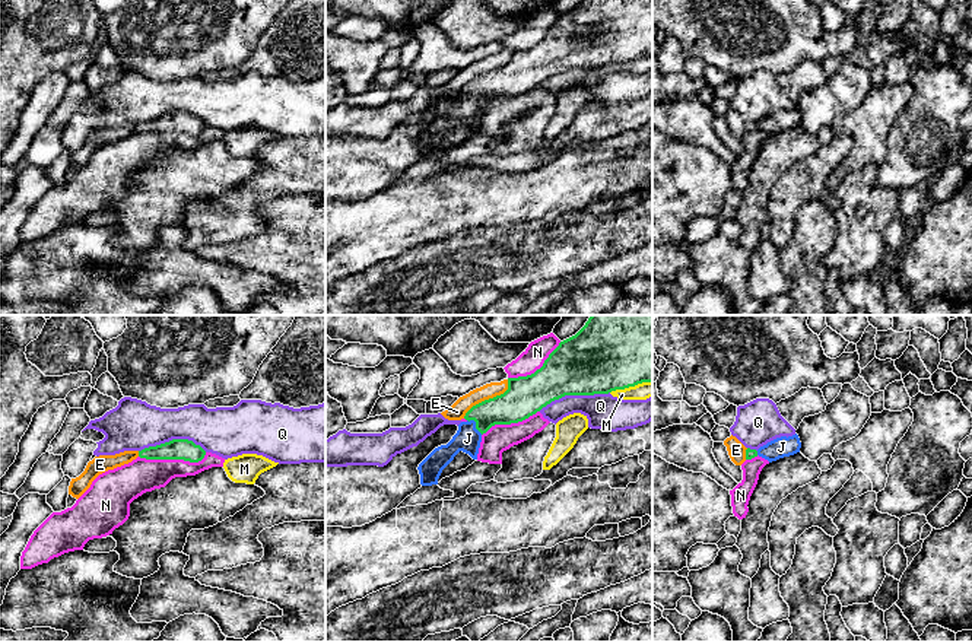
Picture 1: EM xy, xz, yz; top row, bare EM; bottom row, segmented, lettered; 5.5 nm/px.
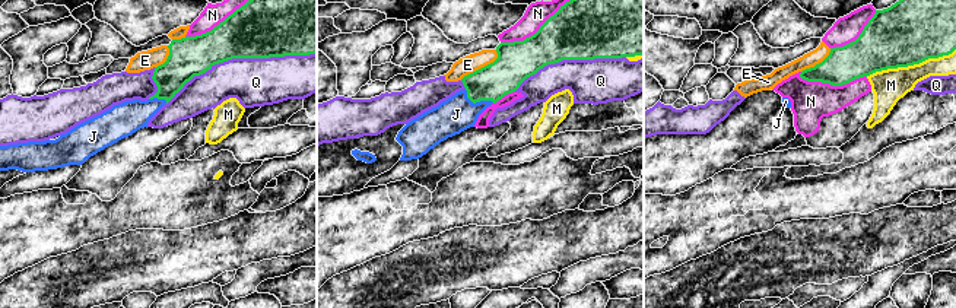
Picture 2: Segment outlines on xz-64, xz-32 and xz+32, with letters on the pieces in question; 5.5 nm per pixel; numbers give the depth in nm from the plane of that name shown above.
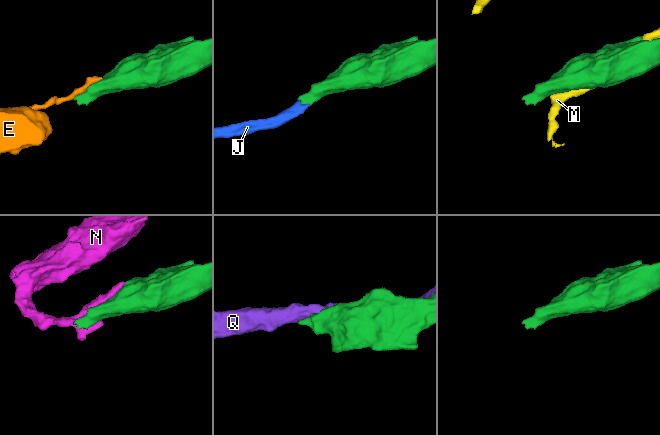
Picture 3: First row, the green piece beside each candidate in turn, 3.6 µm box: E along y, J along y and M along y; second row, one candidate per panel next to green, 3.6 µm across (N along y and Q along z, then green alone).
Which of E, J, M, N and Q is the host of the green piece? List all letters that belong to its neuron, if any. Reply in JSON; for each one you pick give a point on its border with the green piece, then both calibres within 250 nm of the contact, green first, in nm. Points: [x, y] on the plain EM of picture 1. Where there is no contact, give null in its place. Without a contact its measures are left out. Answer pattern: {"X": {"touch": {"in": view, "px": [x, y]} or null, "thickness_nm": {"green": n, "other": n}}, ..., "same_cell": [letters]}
{"J": {"touch": {"in": "xz", "px": [476, 98]}, "thickness_nm": {"green": 190, "other": 140}}, "same_cell": ["J"]}

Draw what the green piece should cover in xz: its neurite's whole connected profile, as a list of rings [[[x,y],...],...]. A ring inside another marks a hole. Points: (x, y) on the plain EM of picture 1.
[[[582,0],[563,13],[534,47],[508,51],[508,63],[473,79],[447,118],[435,121],[417,140],[422,159],[438,158],[442,143],[463,124],[477,133],[482,108],[495,98],[518,96],[565,69],[594,69],[652,55],[652,0]]]

